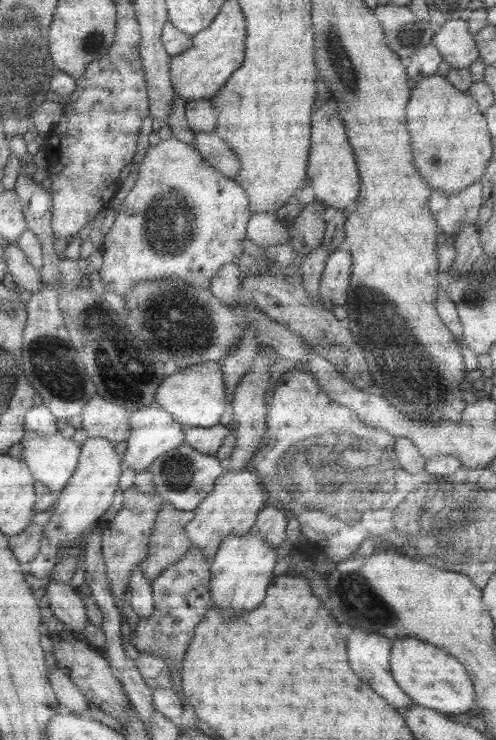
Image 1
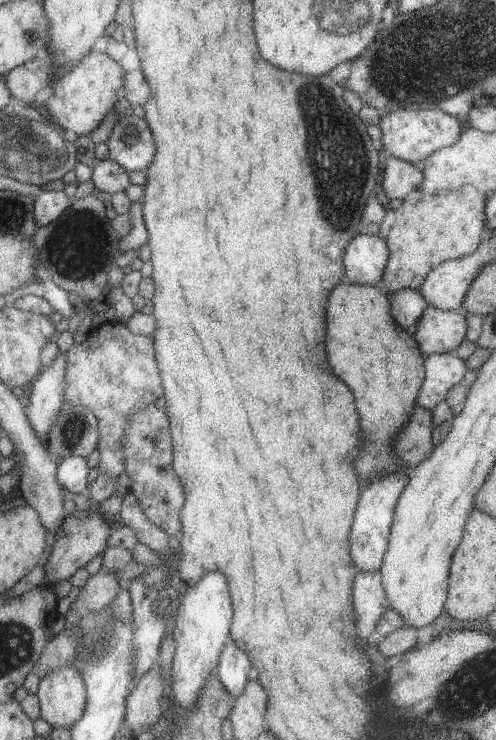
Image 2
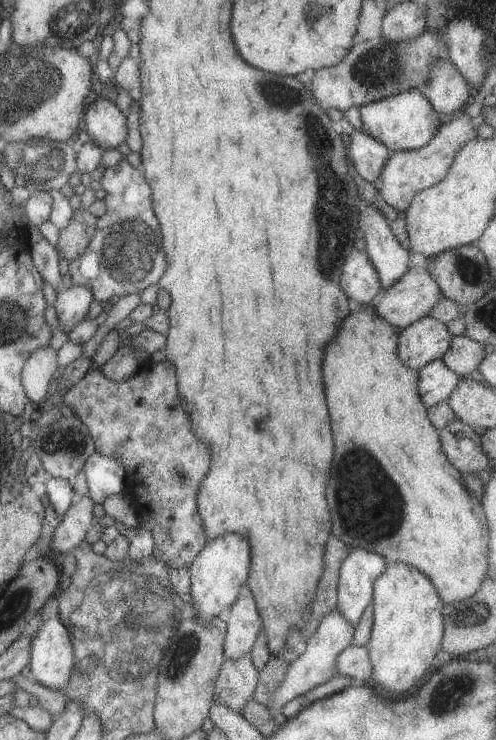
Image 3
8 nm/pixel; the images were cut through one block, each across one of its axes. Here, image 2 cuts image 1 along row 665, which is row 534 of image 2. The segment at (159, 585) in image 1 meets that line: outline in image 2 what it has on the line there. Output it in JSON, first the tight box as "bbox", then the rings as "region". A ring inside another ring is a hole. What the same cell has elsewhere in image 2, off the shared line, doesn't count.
{"bbox":[119,404,185,536],"region":[[[151,404],[147,408],[139,408],[125,420],[125,430],[119,442],[125,476],[129,478],[129,494],[137,500],[143,516],[155,528],[165,532],[167,536],[177,536],[181,532],[179,512],[185,502],[183,484],[173,470],[173,446],[171,446],[171,430],[169,418],[159,404]]]}

